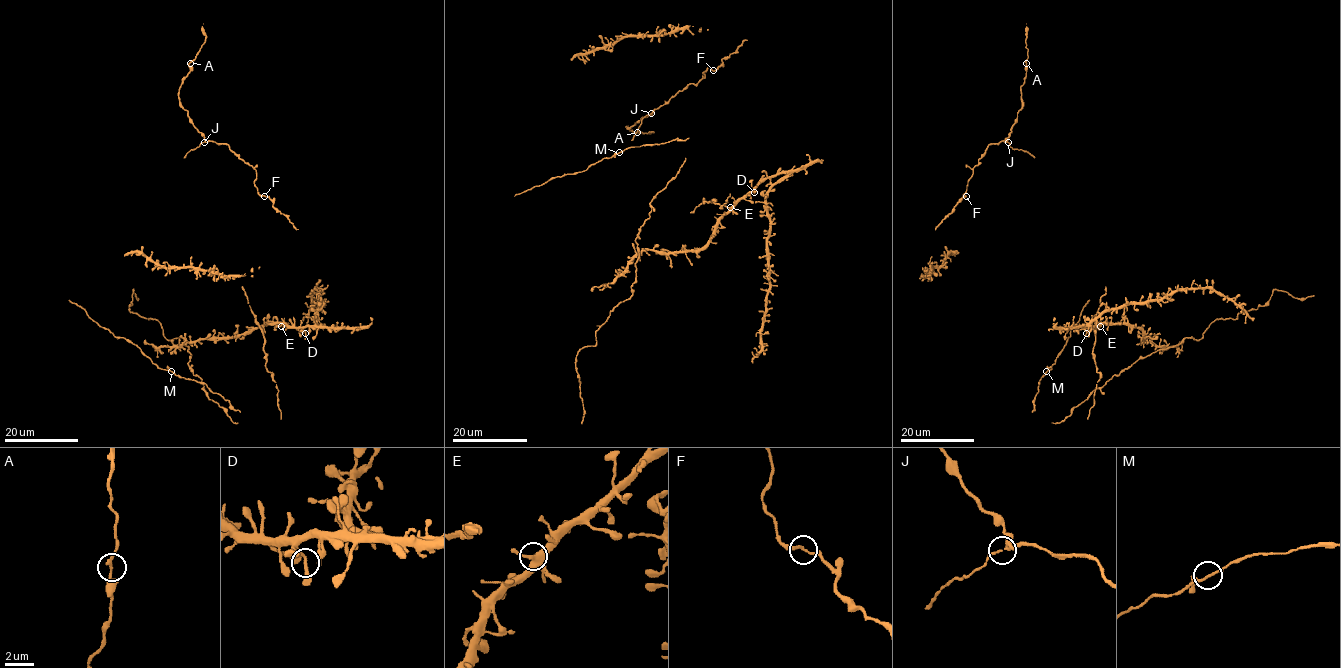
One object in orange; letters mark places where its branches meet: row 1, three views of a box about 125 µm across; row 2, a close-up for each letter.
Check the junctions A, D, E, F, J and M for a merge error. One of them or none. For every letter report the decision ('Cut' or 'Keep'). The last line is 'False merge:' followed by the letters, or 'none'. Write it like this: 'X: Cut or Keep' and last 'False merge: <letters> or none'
A: Keep
D: Keep
E: Keep
F: Keep
J: Keep
M: Keep
False merge: none

